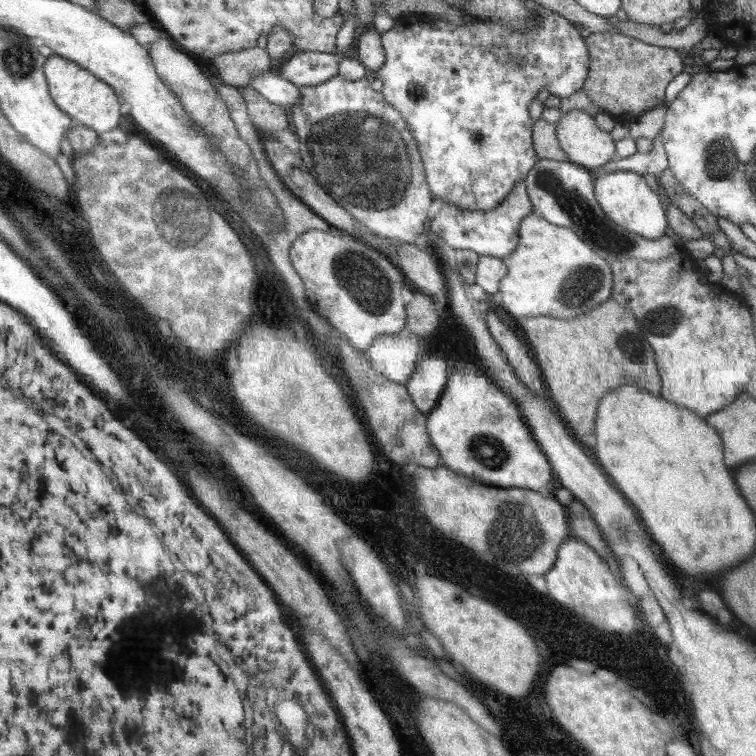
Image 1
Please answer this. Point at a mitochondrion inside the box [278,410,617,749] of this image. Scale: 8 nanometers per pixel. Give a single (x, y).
(513, 531)

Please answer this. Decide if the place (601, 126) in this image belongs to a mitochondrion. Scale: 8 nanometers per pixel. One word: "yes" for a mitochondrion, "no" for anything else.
no

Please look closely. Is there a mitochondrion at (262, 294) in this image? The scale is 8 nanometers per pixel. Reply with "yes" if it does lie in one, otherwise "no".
no

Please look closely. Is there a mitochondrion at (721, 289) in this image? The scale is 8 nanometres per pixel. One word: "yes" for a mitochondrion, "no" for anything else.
no

